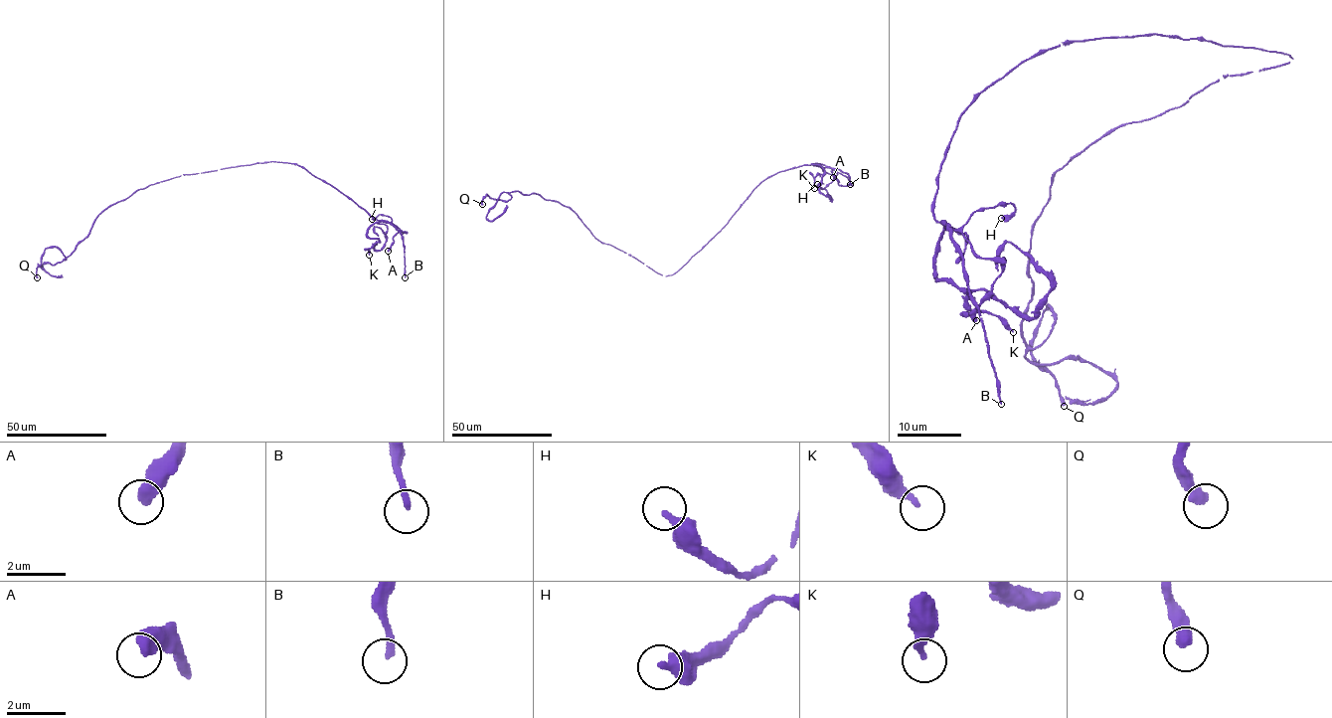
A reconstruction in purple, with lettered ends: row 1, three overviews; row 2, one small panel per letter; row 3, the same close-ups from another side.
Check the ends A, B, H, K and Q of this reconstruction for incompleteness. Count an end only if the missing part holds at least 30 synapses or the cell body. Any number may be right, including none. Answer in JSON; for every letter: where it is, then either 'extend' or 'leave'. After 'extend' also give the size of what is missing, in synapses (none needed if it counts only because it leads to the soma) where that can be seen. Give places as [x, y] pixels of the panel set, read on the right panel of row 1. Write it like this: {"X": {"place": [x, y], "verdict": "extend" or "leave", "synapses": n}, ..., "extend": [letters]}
{"A": {"place": [976, 320], "verdict": "leave"}, "B": {"place": [1001, 404], "verdict": "leave"}, "H": {"place": [1001, 218], "verdict": "leave"}, "K": {"place": [1013, 332], "verdict": "leave"}, "Q": {"place": [1064, 406], "verdict": "leave"}, "extend": []}

